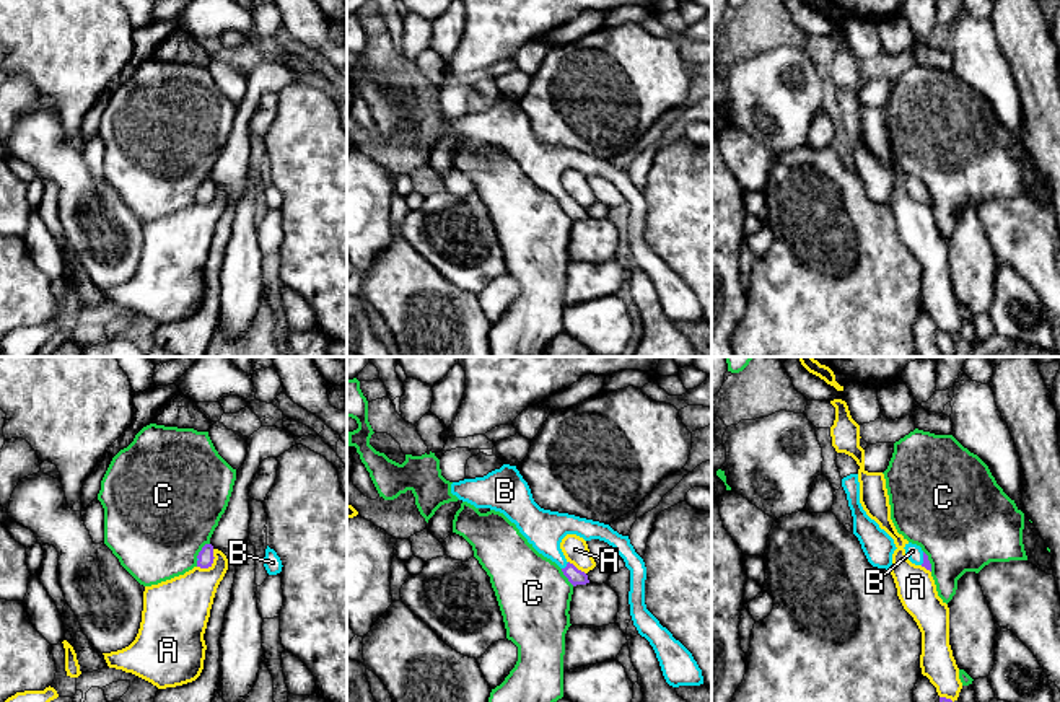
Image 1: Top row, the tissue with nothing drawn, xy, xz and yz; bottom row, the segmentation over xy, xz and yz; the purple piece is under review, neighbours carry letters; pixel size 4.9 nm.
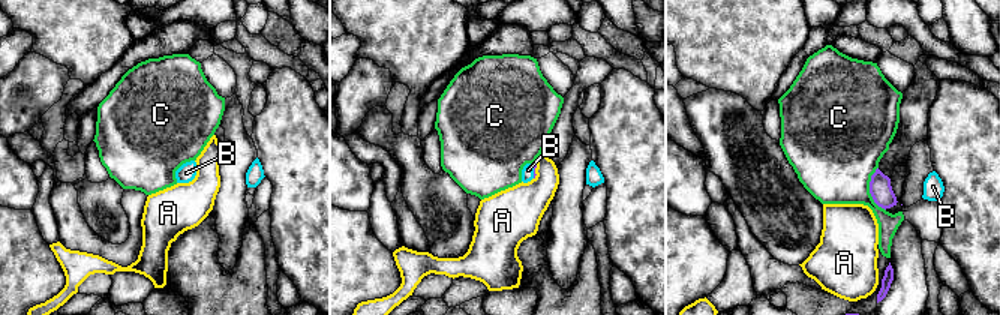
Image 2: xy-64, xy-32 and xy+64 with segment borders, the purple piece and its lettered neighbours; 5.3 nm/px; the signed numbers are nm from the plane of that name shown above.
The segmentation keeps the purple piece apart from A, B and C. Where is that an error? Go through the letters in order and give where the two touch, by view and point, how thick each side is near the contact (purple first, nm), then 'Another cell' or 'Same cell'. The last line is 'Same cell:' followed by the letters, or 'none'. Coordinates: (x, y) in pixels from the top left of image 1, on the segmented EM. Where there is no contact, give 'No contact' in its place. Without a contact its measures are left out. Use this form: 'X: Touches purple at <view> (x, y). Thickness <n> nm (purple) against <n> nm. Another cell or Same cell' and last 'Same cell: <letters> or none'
A: Touches purple at xy (210, 564). Thickness 80 nm (purple) against 280 nm. Another cell
B: Touches purple at xz (567, 565). Thickness 80 nm (purple) against 190 nm. Same cell
C: Touches purple at xy (202, 549). Thickness 80 nm (purple) against 480 nm. Another cell
Same cell: B

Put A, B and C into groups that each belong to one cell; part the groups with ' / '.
A / B / C

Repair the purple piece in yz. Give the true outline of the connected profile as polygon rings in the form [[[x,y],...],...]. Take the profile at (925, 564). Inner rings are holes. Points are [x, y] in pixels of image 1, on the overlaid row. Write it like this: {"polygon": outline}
{"polygon": [[[909,542],[909,544],[905,544],[904,549],[912,564],[922,565],[931,572],[931,564],[928,560],[928,555],[922,551],[920,546]]]}

